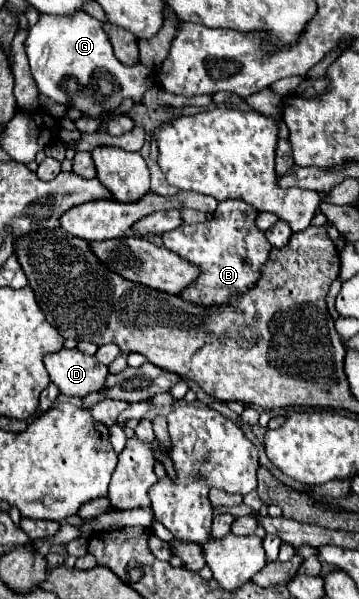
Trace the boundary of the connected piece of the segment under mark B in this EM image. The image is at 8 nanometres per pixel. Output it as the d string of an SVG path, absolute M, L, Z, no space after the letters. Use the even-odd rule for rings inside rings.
M220 202L208 224L182 224L162 236L166 250L200 268L200 276L178 294L182 300L196 306L226 306L258 282L272 246L268 246L264 232L256 228L256 214L256 208L244 202Z

